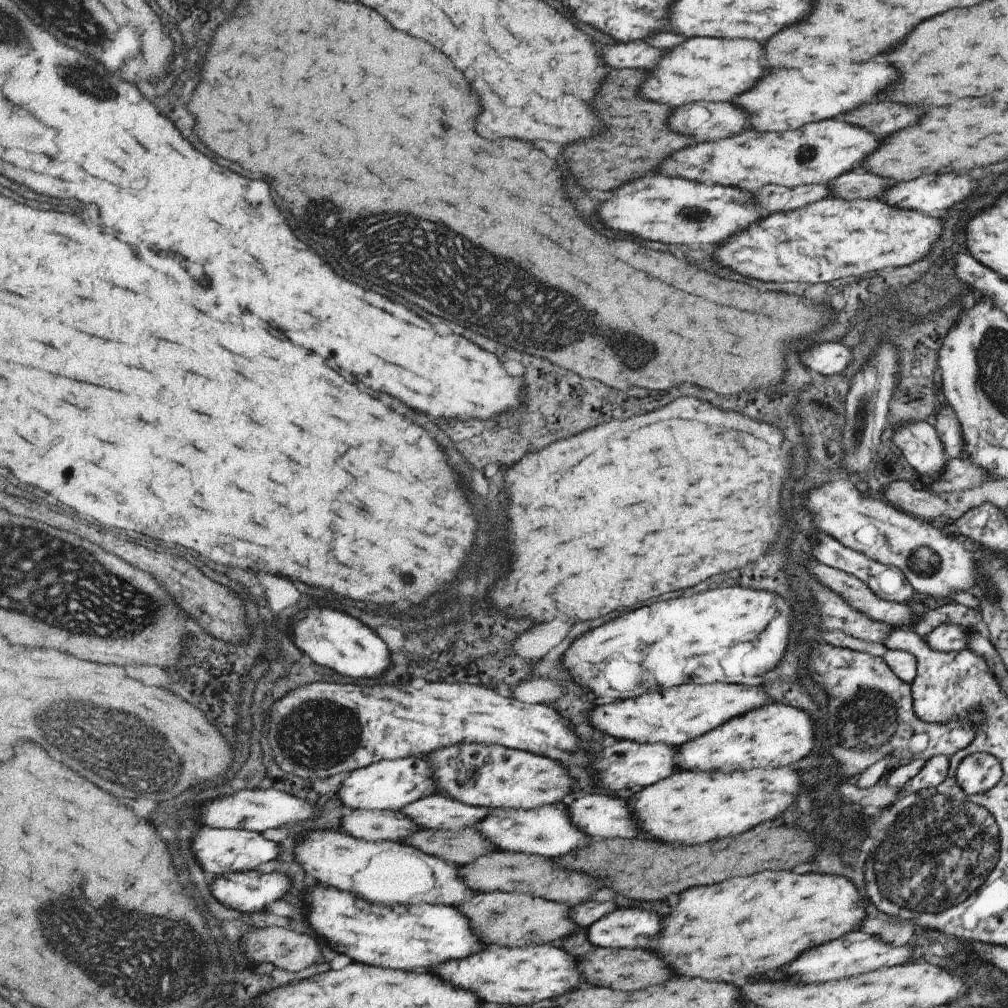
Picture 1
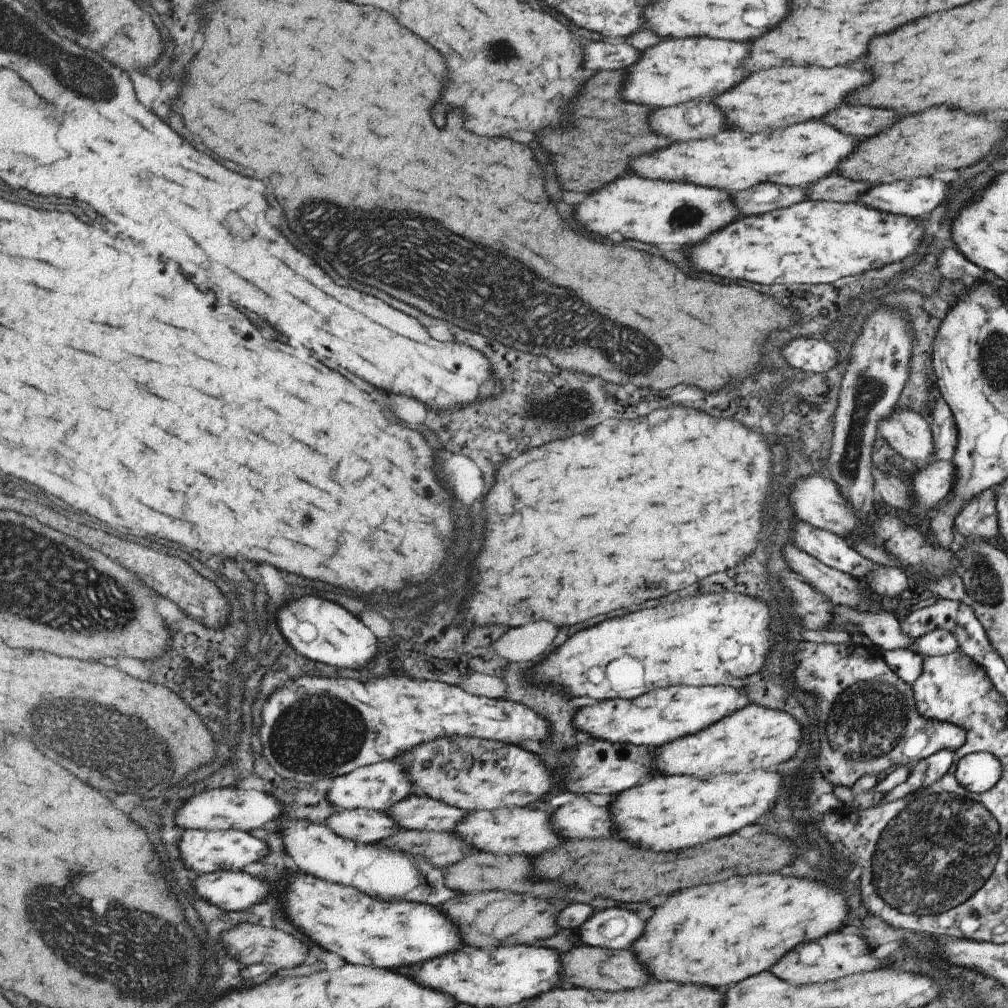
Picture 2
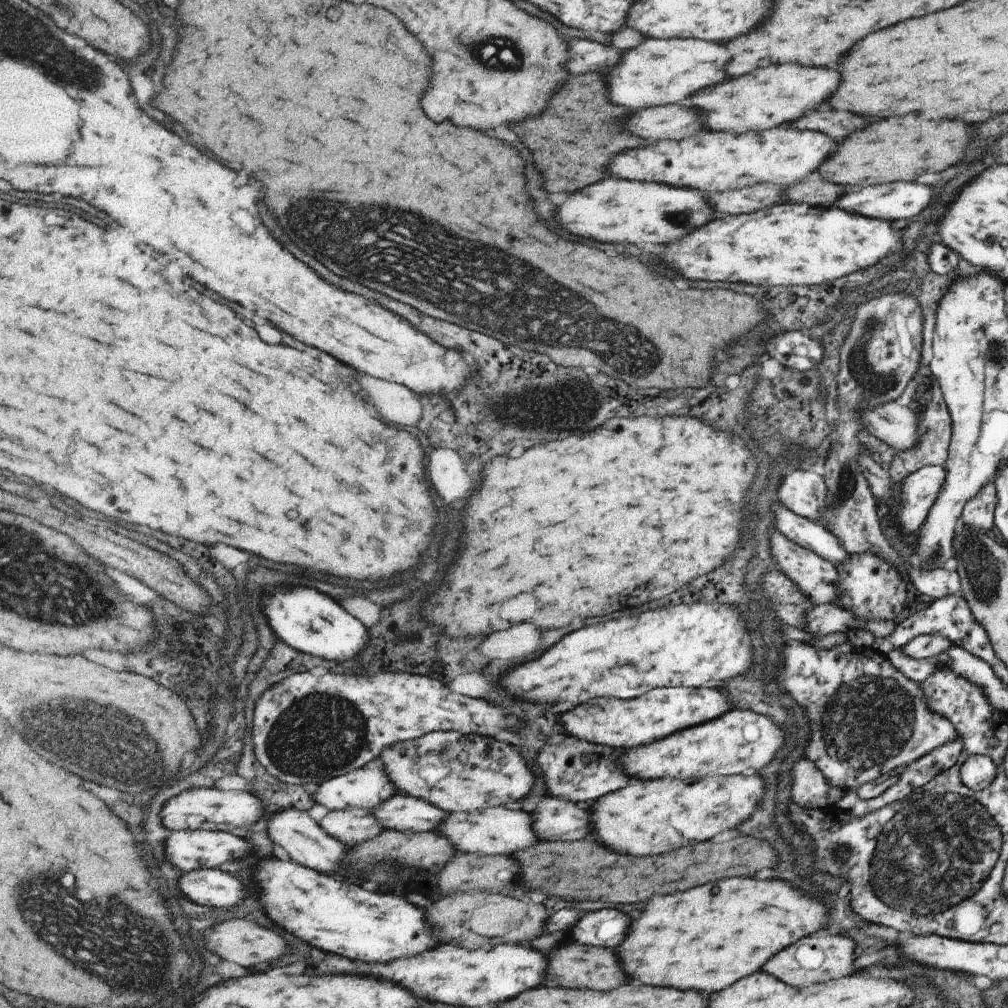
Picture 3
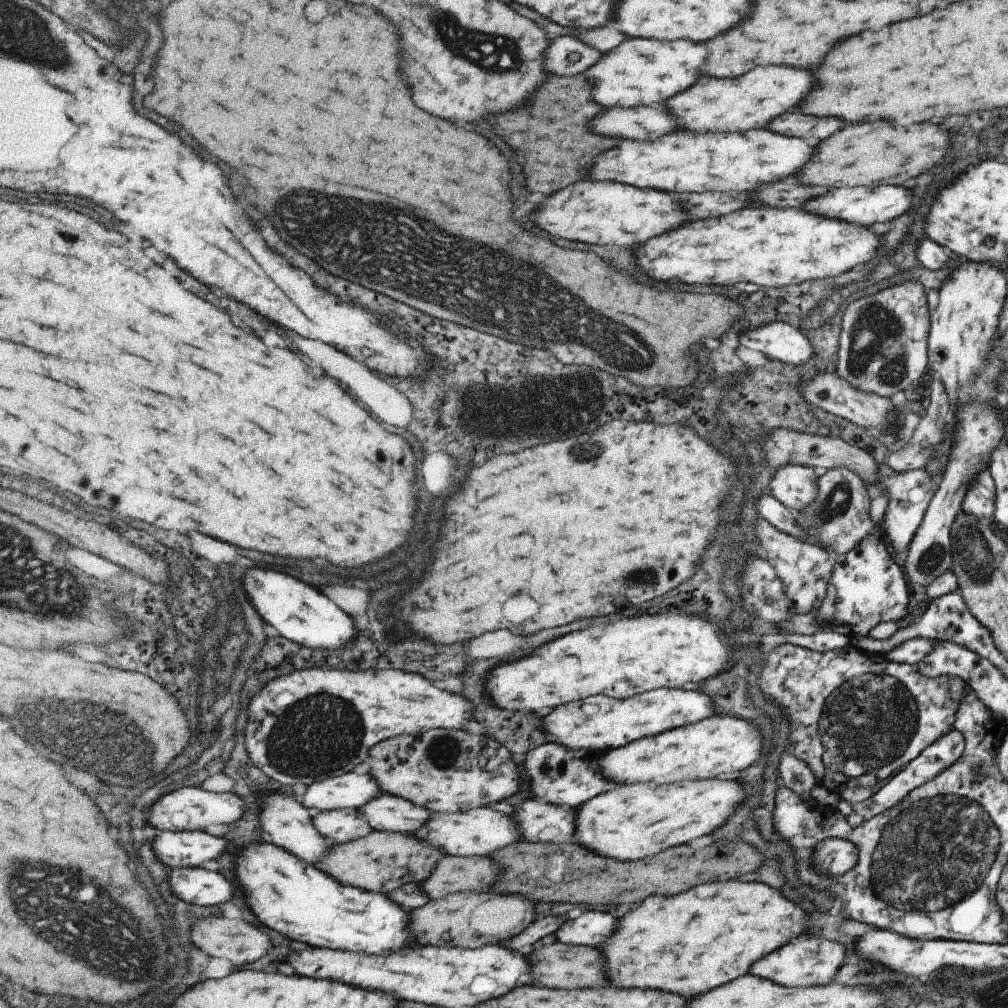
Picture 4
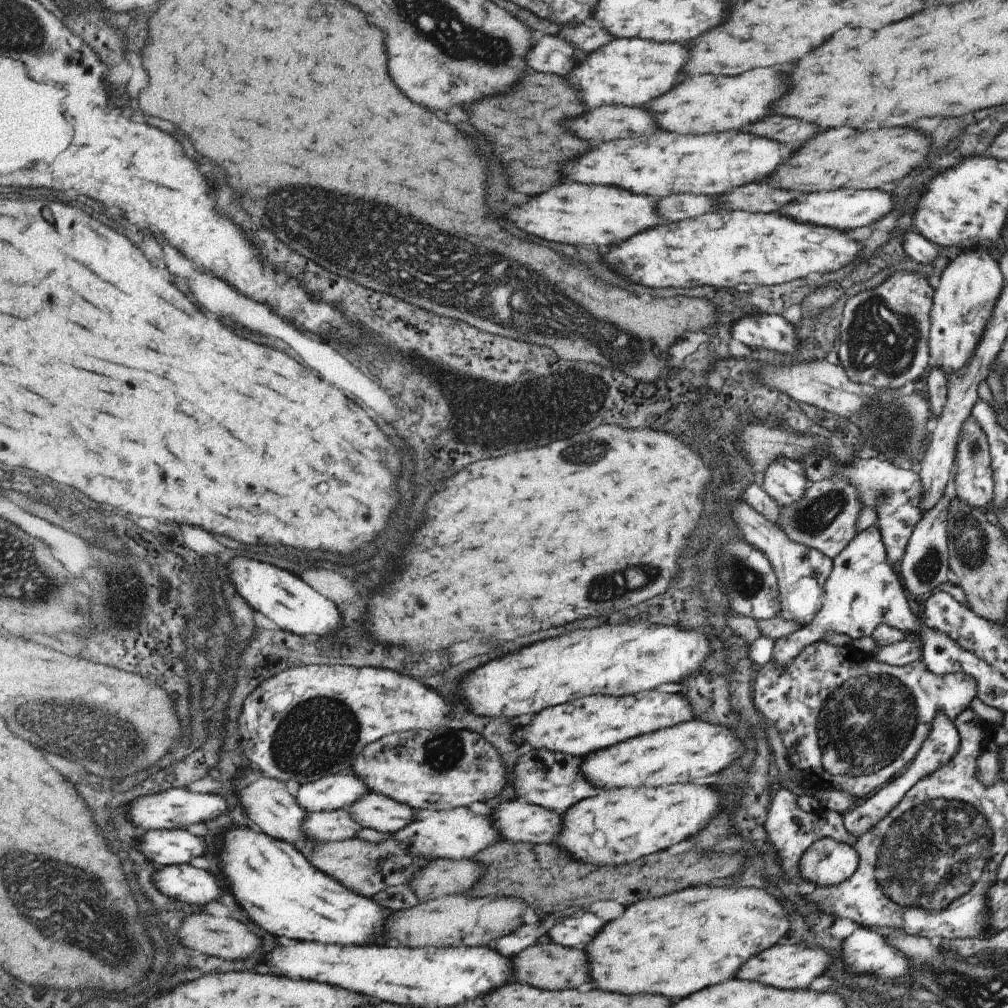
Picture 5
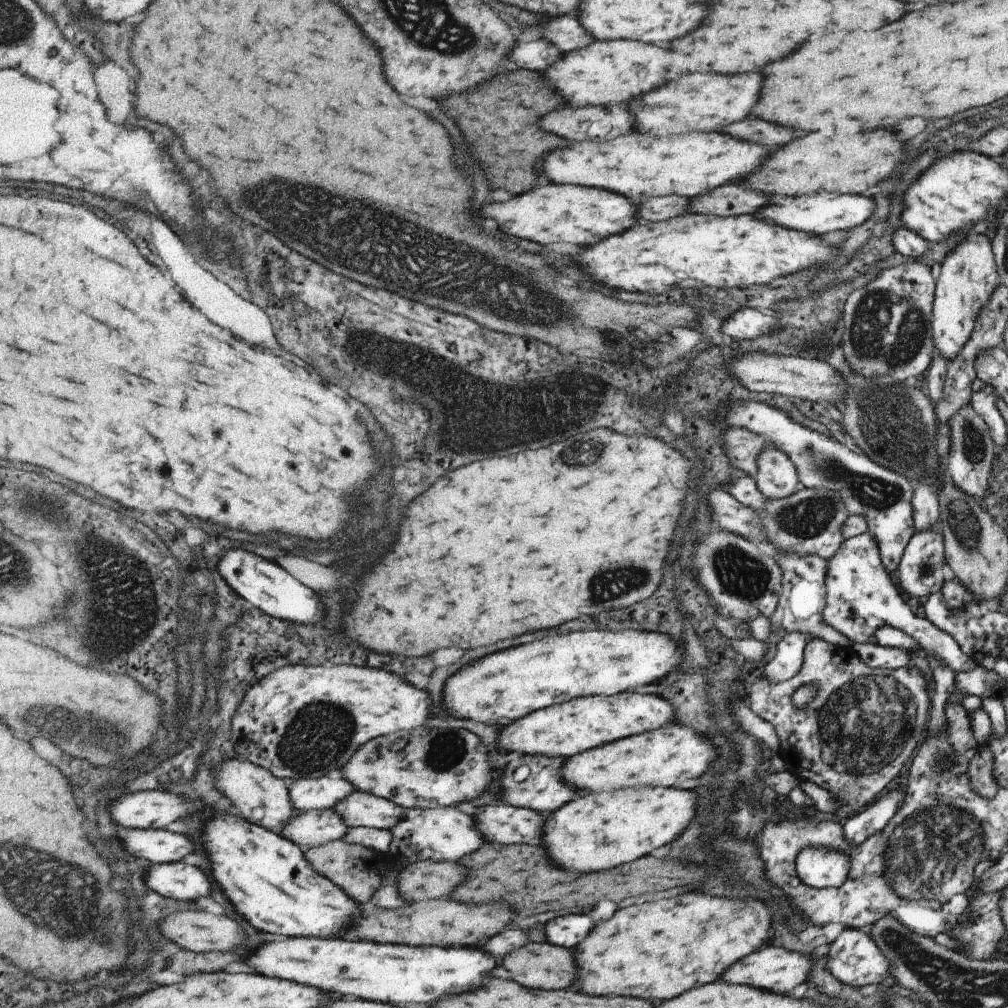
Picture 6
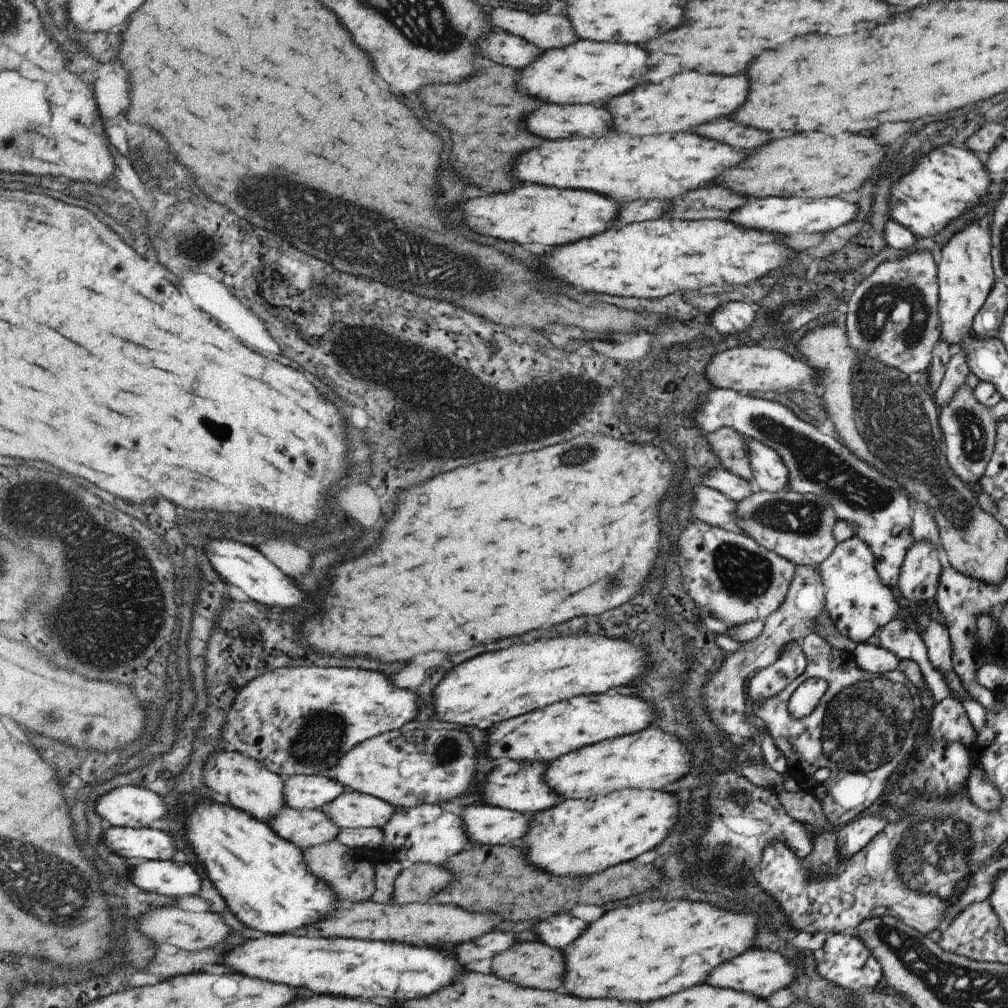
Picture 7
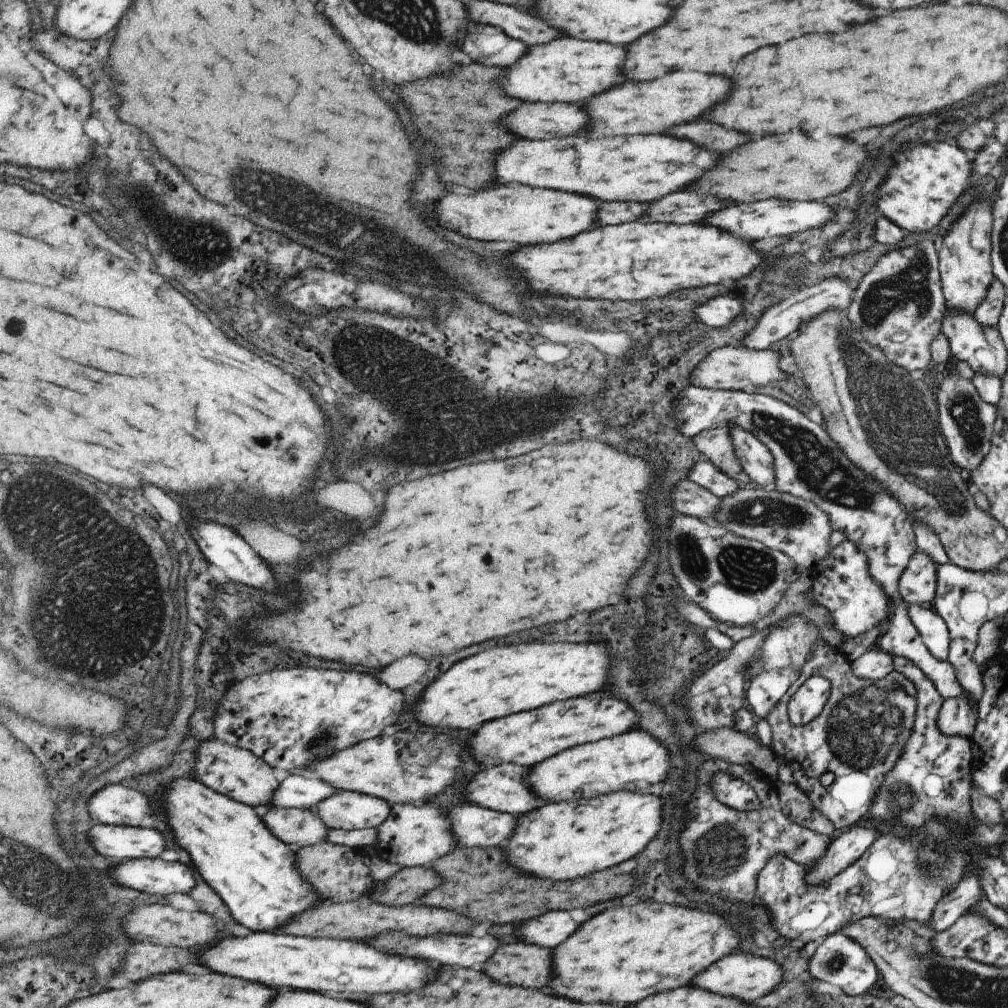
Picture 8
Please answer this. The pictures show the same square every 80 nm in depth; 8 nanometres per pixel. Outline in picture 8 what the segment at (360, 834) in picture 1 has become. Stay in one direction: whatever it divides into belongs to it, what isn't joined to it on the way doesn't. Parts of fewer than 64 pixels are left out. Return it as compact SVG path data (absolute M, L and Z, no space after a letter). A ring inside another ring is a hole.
M273 806L266 813L262 813L262 820L279 840L297 848L327 841L327 834L331 830L313 809L285 809Z

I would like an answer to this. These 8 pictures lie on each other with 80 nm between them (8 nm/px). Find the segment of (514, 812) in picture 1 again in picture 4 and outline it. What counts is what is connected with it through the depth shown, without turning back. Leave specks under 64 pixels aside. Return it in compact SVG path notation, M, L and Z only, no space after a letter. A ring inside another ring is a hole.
M486 807L456 813L435 811L430 814L430 819L413 834L416 834L420 841L425 841L445 855L454 857L487 857L491 852L521 839L509 815Z

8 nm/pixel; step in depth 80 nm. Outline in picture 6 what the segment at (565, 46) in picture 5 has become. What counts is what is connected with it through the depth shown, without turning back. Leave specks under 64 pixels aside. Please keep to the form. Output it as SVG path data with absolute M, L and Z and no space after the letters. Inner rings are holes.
M545 41L517 42L517 50L513 46L509 56L507 56L511 62L509 60L505 60L505 62L515 64L515 66L510 67L517 69L541 72L544 68L553 64L562 54Z

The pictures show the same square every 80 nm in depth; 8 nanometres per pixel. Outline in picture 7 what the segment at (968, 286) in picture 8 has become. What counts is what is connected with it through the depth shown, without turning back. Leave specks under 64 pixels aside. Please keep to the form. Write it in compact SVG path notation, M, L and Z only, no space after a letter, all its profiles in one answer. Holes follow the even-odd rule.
M972 220L969 225L959 230L959 233L953 234L940 249L936 278L940 339L954 348L971 332L972 319L979 308L982 308L995 282L990 258L989 228L981 228L977 220Z

